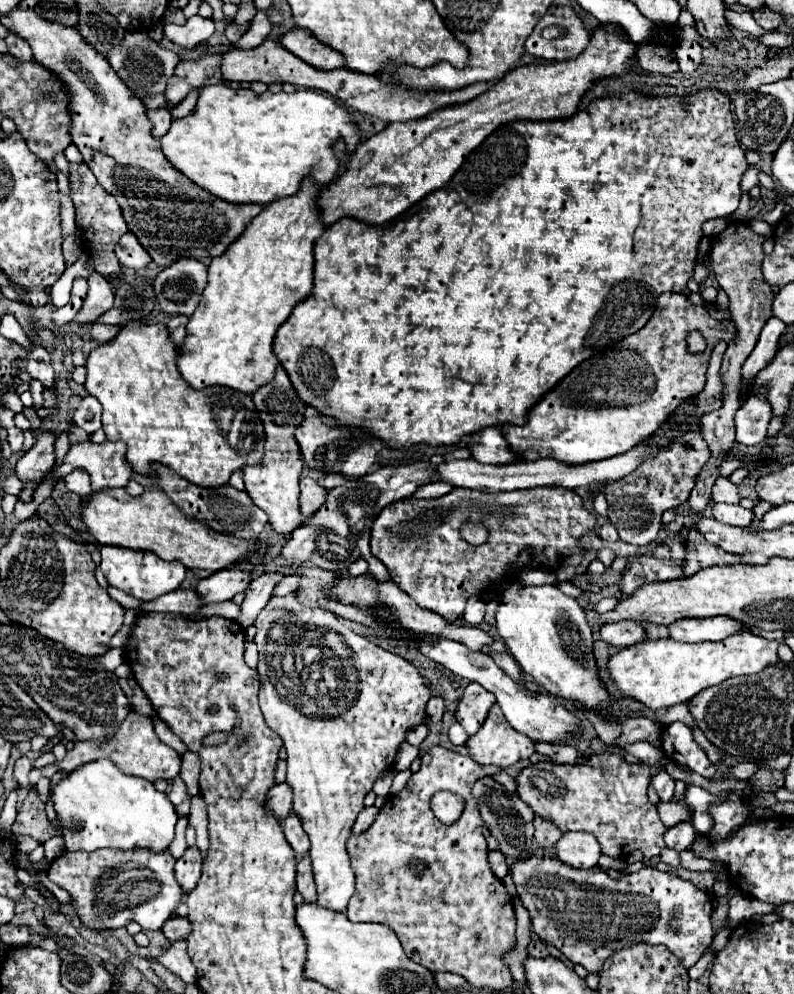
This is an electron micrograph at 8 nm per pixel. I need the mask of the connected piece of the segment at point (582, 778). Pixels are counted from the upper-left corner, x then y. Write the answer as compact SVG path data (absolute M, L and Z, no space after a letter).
M595 755L585 765L533 763L523 769L515 781L519 797L535 815L553 821L563 833L593 833L603 855L621 857L623 849L625 855L641 849L641 853L651 859L665 847L663 835L667 827L661 823L655 805L649 803L649 767L645 763L641 763L641 767L629 765L621 755Z

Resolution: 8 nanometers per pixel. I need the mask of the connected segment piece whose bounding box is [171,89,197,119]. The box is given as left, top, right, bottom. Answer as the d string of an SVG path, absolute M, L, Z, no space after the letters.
M193 89L173 111L171 111L171 119L181 119L181 117L187 117L193 109L195 109L195 103L197 103L197 89Z

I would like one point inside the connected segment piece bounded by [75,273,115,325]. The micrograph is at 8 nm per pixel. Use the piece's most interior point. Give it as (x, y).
(100, 296)

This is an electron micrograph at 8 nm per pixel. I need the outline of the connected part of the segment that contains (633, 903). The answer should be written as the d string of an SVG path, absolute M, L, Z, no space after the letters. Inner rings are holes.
M531 855L515 861L509 873L539 939L557 947L571 963L583 965L589 973L599 973L607 957L635 943L667 945L687 969L693 967L711 945L713 895L655 867L643 867L637 873L627 873L619 881L613 881L599 867L571 869L555 857ZM601 883L627 883L629 891L601 891Z

